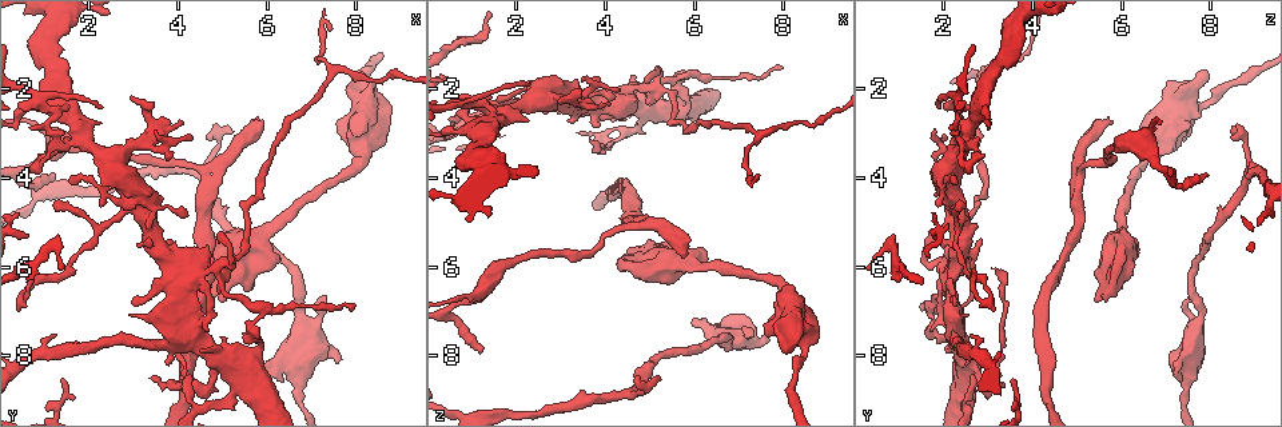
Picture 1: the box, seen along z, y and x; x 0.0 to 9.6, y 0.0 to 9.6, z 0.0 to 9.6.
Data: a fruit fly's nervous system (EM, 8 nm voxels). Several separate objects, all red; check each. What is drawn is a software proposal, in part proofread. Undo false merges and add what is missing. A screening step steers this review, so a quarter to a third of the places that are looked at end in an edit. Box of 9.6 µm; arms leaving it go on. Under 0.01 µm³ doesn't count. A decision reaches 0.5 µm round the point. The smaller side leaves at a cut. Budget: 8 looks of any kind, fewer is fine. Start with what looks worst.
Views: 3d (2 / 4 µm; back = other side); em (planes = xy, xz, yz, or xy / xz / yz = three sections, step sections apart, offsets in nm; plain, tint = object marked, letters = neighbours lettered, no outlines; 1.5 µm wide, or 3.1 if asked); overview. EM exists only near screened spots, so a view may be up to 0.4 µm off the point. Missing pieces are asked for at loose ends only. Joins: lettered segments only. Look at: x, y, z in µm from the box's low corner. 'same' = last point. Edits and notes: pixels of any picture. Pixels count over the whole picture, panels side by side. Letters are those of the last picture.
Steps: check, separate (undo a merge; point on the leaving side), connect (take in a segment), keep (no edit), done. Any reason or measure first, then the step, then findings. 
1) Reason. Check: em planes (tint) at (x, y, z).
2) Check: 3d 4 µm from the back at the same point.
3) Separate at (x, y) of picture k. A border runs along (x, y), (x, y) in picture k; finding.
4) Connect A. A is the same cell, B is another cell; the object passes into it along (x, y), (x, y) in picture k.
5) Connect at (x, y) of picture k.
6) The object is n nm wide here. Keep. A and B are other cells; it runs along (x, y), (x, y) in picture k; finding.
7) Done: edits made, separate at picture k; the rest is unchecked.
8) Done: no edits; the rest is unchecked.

An open end. Check: em planes (letters) at (5.80, 2.65, 5.70).

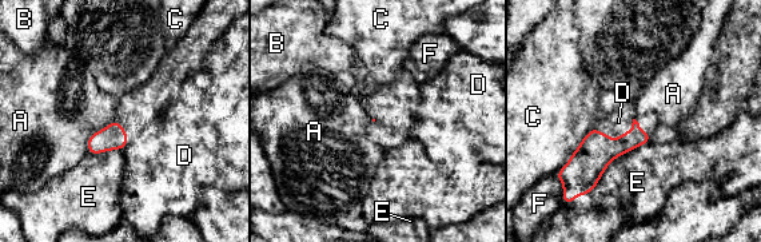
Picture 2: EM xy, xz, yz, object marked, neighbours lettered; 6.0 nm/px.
Connect at (618, 122) of picture 2. D is the same cell, A, B, C, E and F are other cells; the object passes into it along (597, 150), (632, 127), (618, 122) in picture 2; the neuron continues.

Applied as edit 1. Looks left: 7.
Four arms meet. Check: 3d 2 µm at (4.25, 6.30, 2.20).

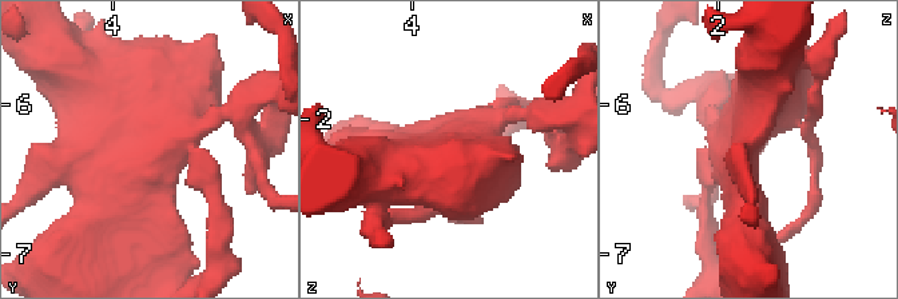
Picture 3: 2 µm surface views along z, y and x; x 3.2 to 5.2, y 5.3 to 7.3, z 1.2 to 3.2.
Check: em planes (plain) at (4.24, 6.32, 2.14).

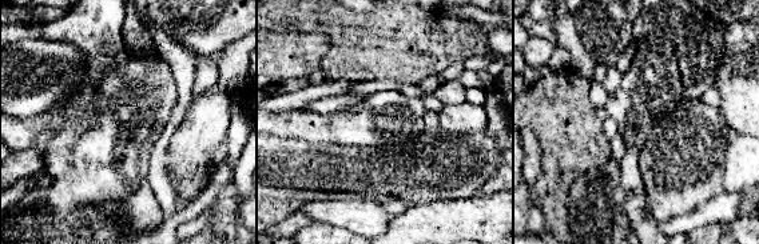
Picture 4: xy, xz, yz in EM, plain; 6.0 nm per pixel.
Check: em planes (letters) at the same point.

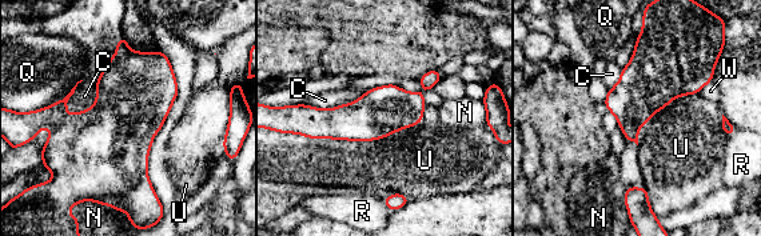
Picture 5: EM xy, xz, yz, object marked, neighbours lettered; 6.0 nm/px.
Keep. C, N, Q, R, U and W are other cells; it runs along (437, 76), (367, 119), (294, 111) in picture 5; one neuron here.

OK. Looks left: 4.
Sudden change in width. Check: em yz step 8 (plain) at (8.25, 3.40, 6.80).

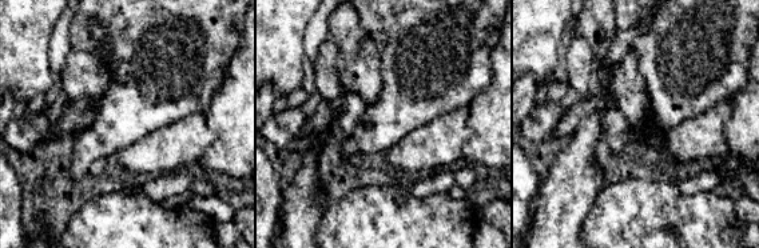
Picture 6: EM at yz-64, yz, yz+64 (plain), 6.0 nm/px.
Where the object lies. Check: em yz step 8 (tint) at the same point.

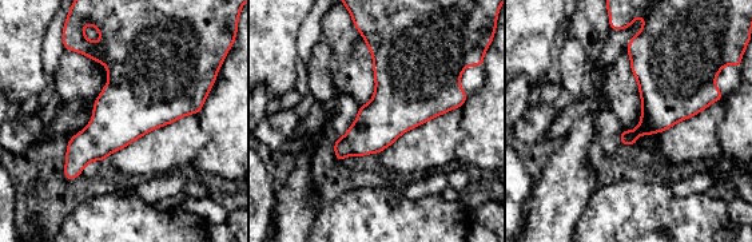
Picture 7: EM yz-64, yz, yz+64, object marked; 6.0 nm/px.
What lies round it. Check: em yz step 8 (letters) at the same point.

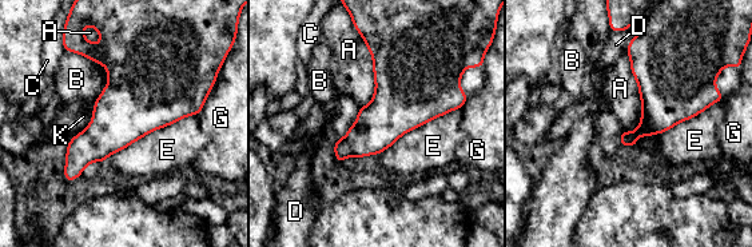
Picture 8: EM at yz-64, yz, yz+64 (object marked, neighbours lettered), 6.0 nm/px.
Keep. A, B, C, D, E, G and K are other cells; a border runs along (627, 51), (640, 98), (632, 132) in picture 8; all the same neuron.

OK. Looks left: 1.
Done: edits made, connect at picture 2; the rest is unchecked.

